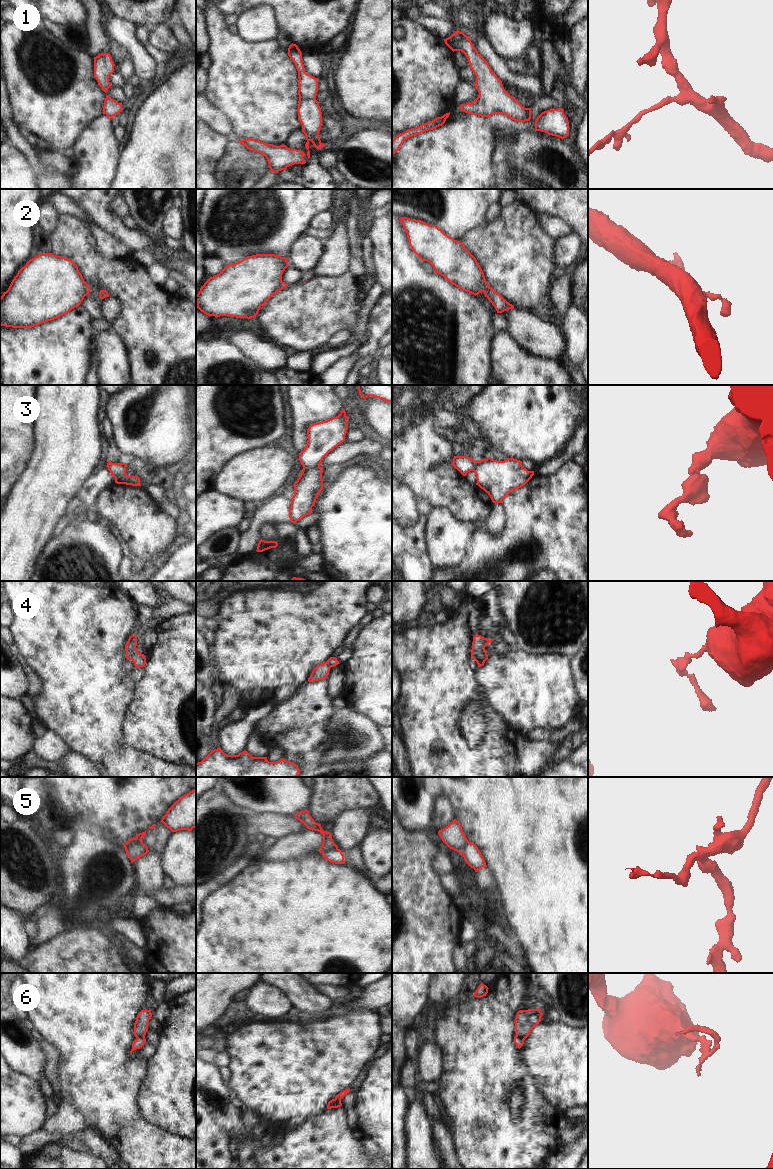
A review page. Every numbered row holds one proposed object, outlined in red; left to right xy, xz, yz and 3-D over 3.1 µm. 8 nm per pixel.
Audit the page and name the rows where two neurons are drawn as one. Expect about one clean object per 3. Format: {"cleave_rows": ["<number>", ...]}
{"cleave_rows": ["2", "4", "5", "6"]}

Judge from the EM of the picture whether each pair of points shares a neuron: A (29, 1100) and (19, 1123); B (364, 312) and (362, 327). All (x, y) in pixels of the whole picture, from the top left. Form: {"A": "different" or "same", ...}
{"A": "same", "B": "same"}

